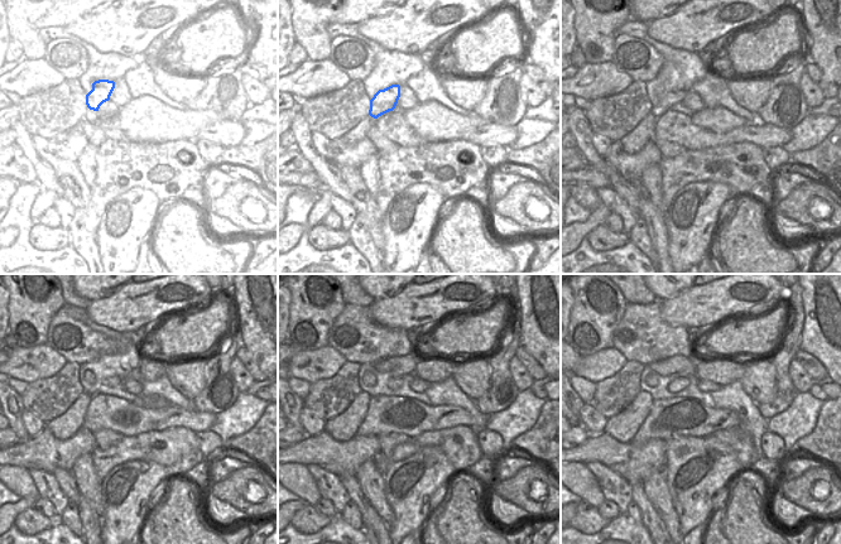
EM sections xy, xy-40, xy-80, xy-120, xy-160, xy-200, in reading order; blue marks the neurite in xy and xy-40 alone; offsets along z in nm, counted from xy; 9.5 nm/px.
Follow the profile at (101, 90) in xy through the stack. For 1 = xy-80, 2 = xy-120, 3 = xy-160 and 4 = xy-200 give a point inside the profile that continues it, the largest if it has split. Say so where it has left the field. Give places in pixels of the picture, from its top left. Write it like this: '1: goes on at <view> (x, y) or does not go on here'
1: goes on at xy-80 (669, 100)
2: goes on at xy-120 (114, 381)
3: goes on at xy-160 (393, 383)
4: goes on at xy-200 (682, 383)

